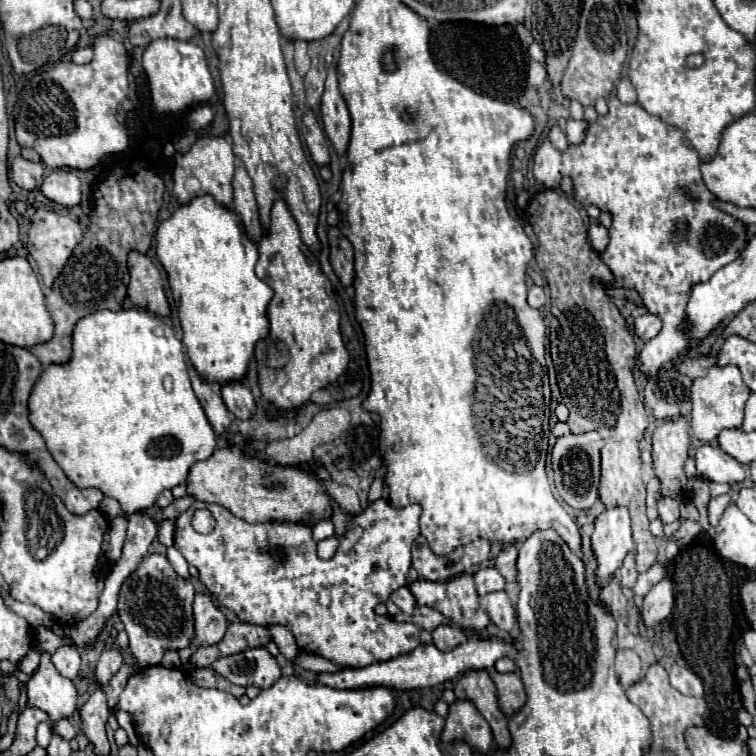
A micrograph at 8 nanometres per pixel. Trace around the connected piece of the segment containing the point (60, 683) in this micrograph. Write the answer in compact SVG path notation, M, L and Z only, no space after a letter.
M41 650L41 664L27 682L27 696L29 706L45 710L51 722L77 712L77 686L57 672L47 650Z

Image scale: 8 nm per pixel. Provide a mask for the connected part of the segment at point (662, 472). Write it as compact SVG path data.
M679 416L669 424L659 424L653 432L653 470L661 480L661 494L679 498L687 478L683 464L689 456L689 420Z

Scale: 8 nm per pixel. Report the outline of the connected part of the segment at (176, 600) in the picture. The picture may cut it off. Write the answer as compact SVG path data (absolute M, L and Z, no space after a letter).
M161 554L145 556L141 566L123 582L119 594L119 618L129 634L129 648L141 668L157 666L167 650L187 648L193 640L193 604L195 590L191 582L177 576L169 560Z

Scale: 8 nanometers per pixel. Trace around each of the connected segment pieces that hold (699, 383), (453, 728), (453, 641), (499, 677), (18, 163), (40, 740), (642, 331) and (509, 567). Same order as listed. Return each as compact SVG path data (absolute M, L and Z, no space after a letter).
M711 366L707 376L693 380L691 386L691 428L693 438L697 438L701 444L709 444L719 436L725 428L739 428L743 422L743 408L749 398L751 390L745 386L741 372L737 366Z
M457 700L449 706L449 716L445 720L445 730L441 734L443 744L449 742L467 742L473 750L489 754L493 748L491 728L485 718L477 712L471 702Z
M439 626L435 632L433 632L433 644L445 652L445 650L453 650L457 648L459 644L465 644L467 642L467 636L463 630L457 630L457 628L451 628L451 626Z
M495 674L495 686L497 686L497 698L499 706L505 716L513 716L525 706L527 694L521 678L517 674Z
M17 156L11 164L11 172L13 172L13 182L25 190L37 190L43 174L45 174L45 166L41 162L31 162L25 160L21 156Z
M41 722L37 726L37 744L41 748L49 746L49 738L51 738L51 722Z
M643 314L635 318L635 332L641 340L651 340L661 332L661 320L653 314Z
M511 544L511 546L505 546L501 552L499 552L499 556L497 556L497 562L495 562L495 568L505 576L505 580L509 582L509 584L513 584L515 580L517 580L517 554L519 554L519 550L517 550L517 546L515 544Z

